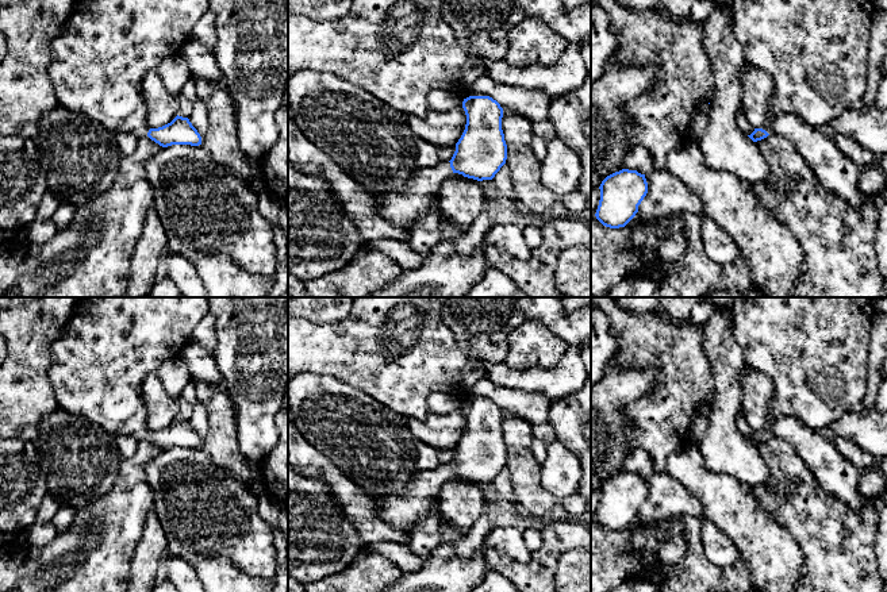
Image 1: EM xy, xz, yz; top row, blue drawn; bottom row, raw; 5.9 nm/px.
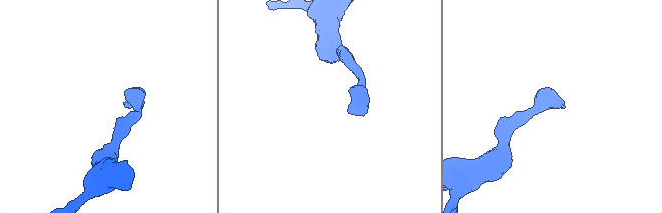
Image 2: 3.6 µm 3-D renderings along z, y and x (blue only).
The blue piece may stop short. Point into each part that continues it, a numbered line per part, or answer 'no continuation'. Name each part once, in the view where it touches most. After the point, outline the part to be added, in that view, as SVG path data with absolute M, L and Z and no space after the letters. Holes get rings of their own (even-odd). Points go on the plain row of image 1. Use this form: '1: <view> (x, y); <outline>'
1: xz (419, 496); M449 464L426 472L416 470L399 495L372 496L375 508L384 522L411 533L425 516L441 519L438 496L442 485L452 478ZM442 519L441 526L446 526Z

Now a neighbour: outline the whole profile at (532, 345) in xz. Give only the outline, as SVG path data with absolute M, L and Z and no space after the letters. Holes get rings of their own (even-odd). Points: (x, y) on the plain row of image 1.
M538 320L519 324L507 338L504 364L514 370L553 368L571 345Z

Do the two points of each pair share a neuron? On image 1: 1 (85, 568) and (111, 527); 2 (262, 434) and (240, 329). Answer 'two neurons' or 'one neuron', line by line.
1: one neuron
2: one neuron

